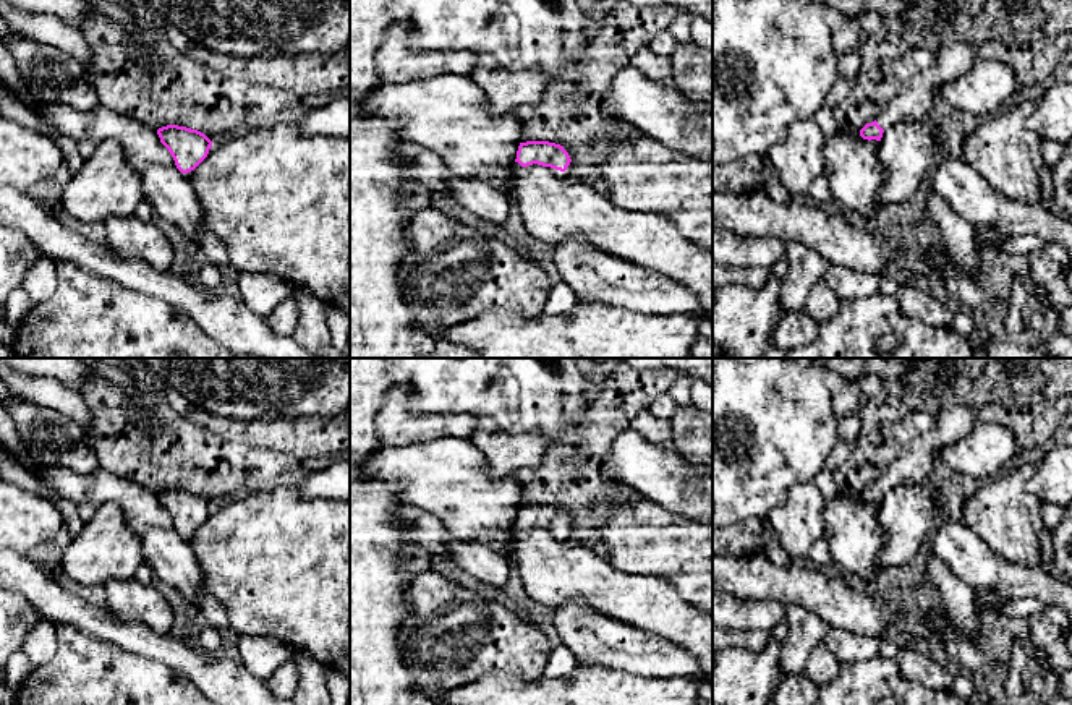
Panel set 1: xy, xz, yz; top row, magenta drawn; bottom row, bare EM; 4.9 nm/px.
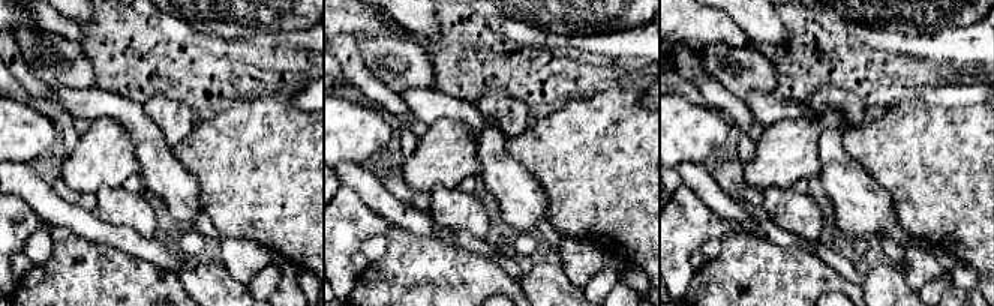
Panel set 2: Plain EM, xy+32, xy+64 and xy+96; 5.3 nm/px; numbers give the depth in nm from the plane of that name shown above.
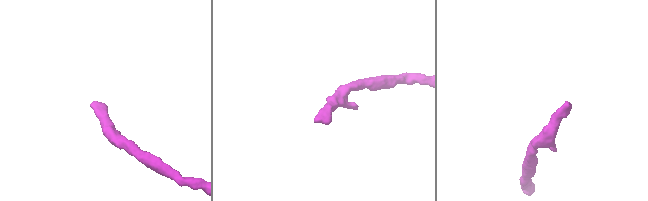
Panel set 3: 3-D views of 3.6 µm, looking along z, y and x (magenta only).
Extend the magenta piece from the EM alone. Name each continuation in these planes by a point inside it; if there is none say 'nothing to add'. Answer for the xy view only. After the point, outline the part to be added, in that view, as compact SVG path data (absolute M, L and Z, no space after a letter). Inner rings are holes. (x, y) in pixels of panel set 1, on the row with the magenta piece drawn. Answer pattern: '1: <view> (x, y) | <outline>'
nothing to add

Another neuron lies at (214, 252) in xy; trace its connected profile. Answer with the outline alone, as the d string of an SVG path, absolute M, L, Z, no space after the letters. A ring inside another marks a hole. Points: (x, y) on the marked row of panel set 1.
M207 225L198 227L196 241L207 263L219 266L220 269L232 267L223 243Z

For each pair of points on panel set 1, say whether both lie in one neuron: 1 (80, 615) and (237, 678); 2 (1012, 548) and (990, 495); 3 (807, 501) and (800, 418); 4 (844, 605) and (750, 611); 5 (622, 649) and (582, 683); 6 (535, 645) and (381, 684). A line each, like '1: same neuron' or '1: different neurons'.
1: same neuron
2: same neuron
3: different neurons
4: different neurons
5: different neurons
6: different neurons

